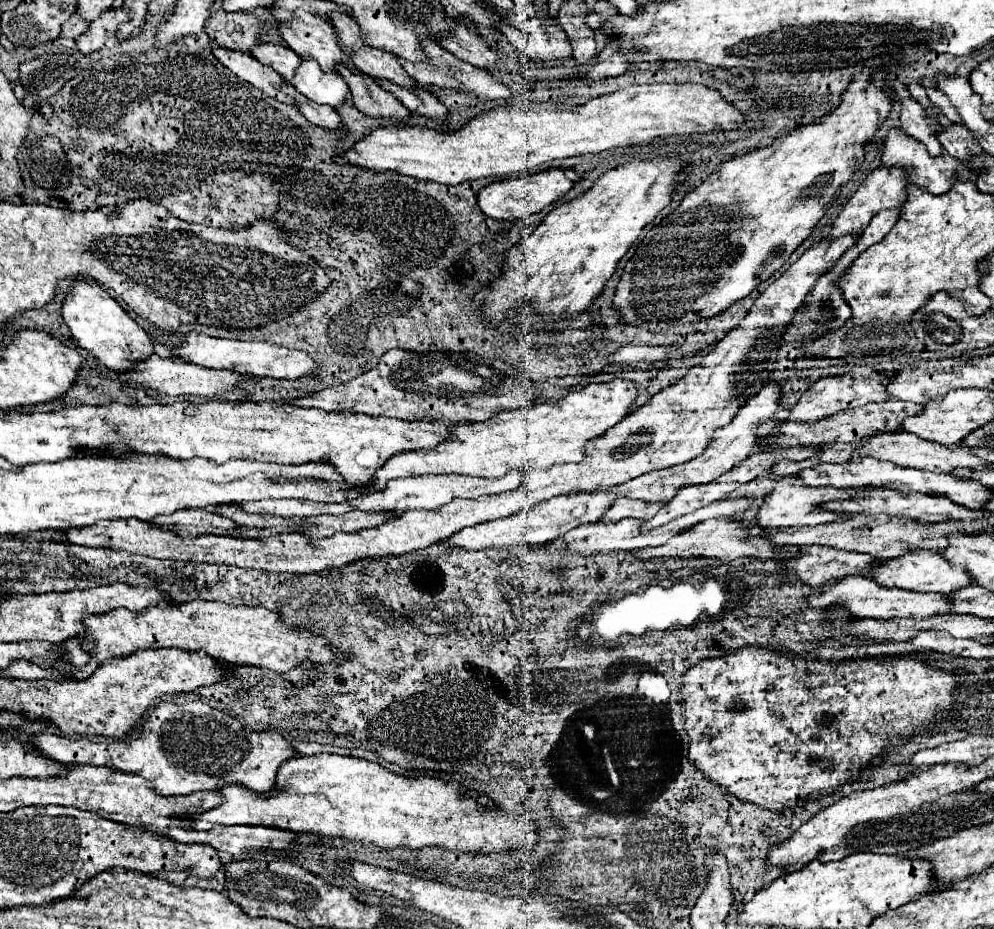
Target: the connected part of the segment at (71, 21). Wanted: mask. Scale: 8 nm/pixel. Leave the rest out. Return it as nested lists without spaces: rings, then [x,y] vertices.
[[[71,15],[71,17],[63,23],[61,37],[65,37],[65,39],[77,39],[77,37],[83,35],[87,29],[89,29],[89,23],[87,23],[87,21],[79,19],[77,15]]]

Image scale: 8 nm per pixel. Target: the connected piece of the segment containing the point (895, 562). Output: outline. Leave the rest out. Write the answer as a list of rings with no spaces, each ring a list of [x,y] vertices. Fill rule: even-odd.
[[[927,549],[907,551],[901,557],[877,561],[869,569],[869,573],[865,573],[865,577],[869,577],[871,581],[875,581],[879,585],[885,585],[885,587],[899,587],[899,589],[923,591],[923,593],[945,593],[945,595],[949,595],[949,593],[973,583],[973,579],[965,573],[965,569],[961,569],[959,565],[955,567],[955,565],[945,563],[945,559],[939,553],[927,551]]]

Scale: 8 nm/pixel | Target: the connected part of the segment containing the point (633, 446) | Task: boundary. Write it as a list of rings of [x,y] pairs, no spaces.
[[[845,235],[831,243],[821,241],[807,249],[773,285],[763,291],[763,295],[753,303],[751,311],[741,319],[741,323],[731,333],[727,333],[713,351],[707,353],[701,365],[691,367],[687,375],[675,385],[659,391],[643,407],[629,413],[629,417],[625,417],[625,421],[621,421],[617,429],[611,429],[609,435],[601,437],[601,441],[597,441],[597,445],[589,449],[589,457],[585,457],[585,461],[555,465],[549,471],[527,473],[525,481],[513,491],[465,501],[451,501],[449,505],[443,505],[435,511],[405,511],[395,521],[389,521],[375,529],[365,529],[361,533],[335,533],[333,537],[325,539],[313,539],[301,533],[263,539],[235,539],[215,535],[181,539],[171,531],[137,519],[113,523],[101,521],[93,527],[63,531],[63,535],[75,545],[125,549],[129,553],[157,559],[225,563],[277,573],[317,573],[329,567],[343,567],[361,559],[405,555],[433,545],[457,533],[457,529],[521,513],[523,509],[529,509],[541,501],[549,501],[557,495],[567,495],[575,491],[589,493],[601,487],[615,487],[647,471],[687,463],[699,457],[707,449],[713,433],[729,425],[729,421],[739,413],[745,401],[763,389],[769,373],[775,371],[777,353],[783,345],[783,335],[789,329],[791,319],[797,315],[815,281],[837,263],[837,259],[855,243],[855,239],[855,235]]]

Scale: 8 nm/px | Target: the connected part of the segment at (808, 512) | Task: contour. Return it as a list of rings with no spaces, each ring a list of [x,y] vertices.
[[[779,481],[775,489],[763,499],[757,517],[753,519],[755,525],[759,525],[765,531],[777,529],[777,527],[789,527],[789,525],[819,525],[819,523],[829,523],[837,521],[839,515],[831,511],[819,509],[823,503],[833,501],[833,499],[845,499],[853,491],[851,489],[833,489],[833,487],[805,487],[805,485],[789,485],[785,481]]]

